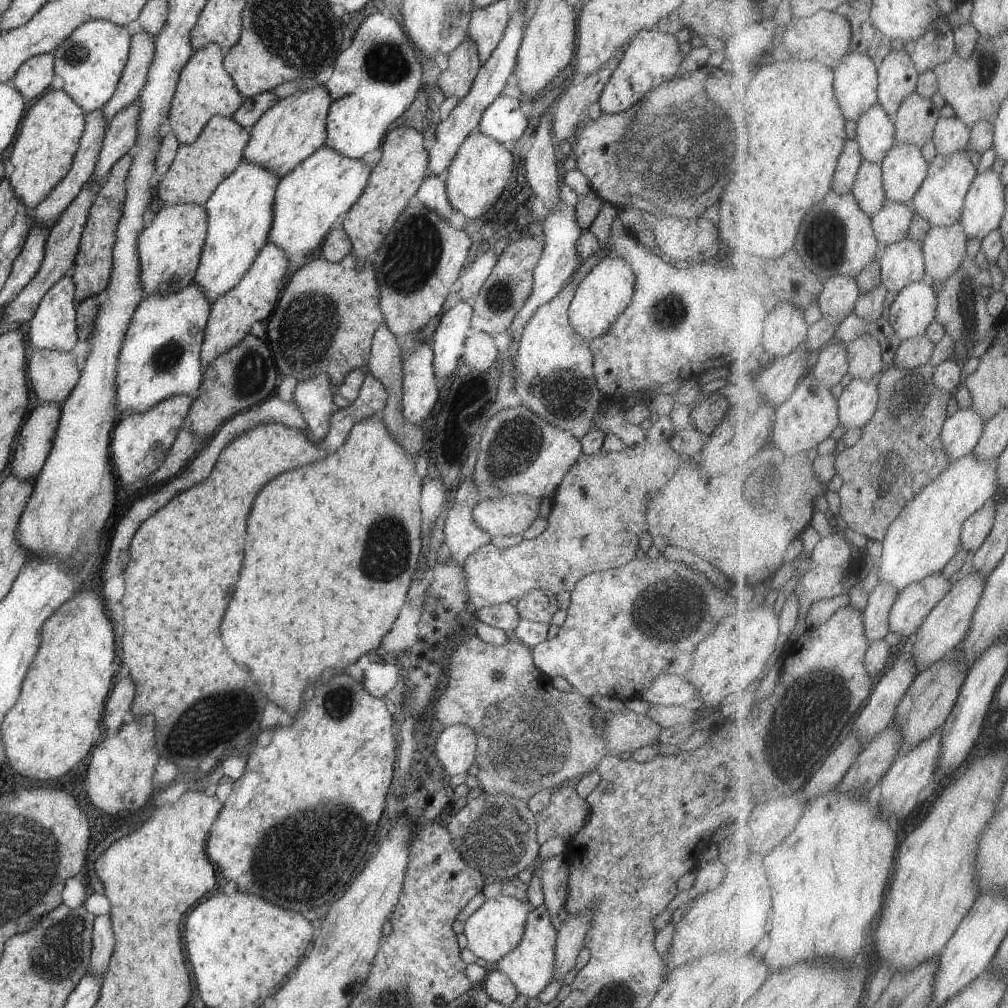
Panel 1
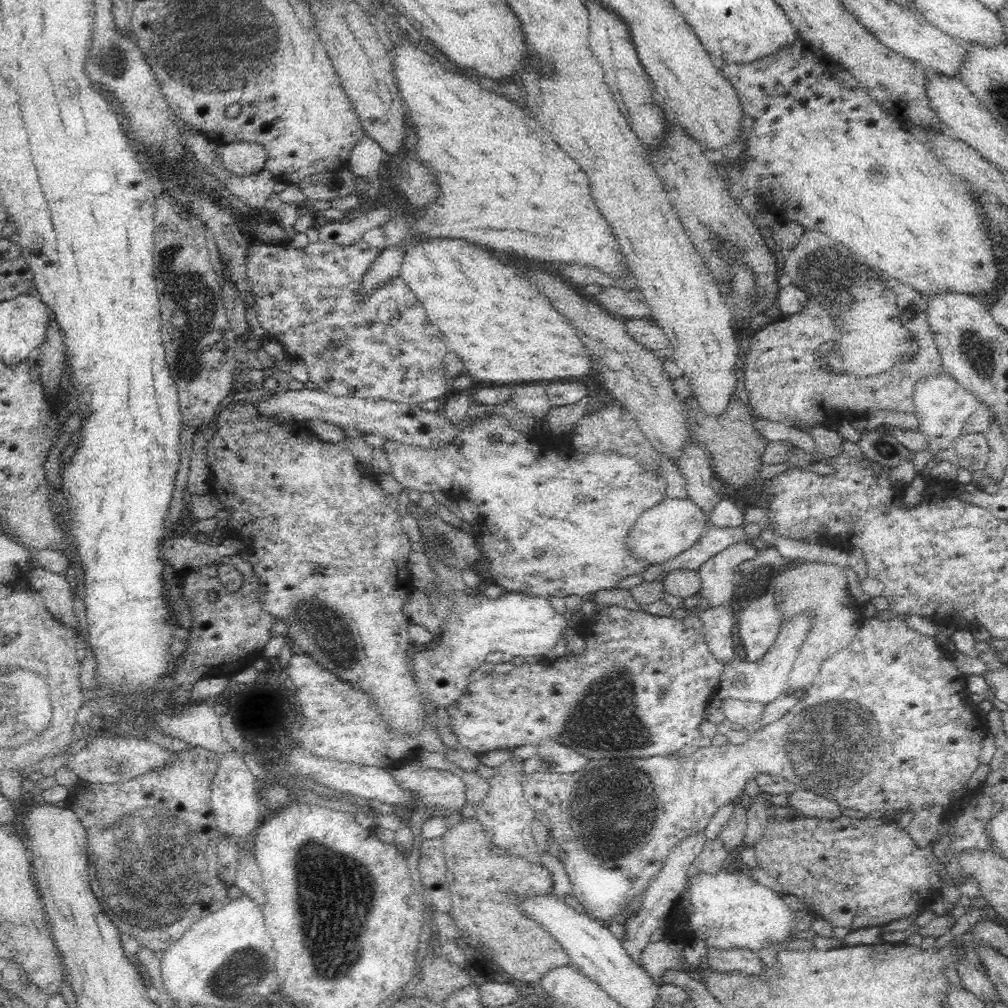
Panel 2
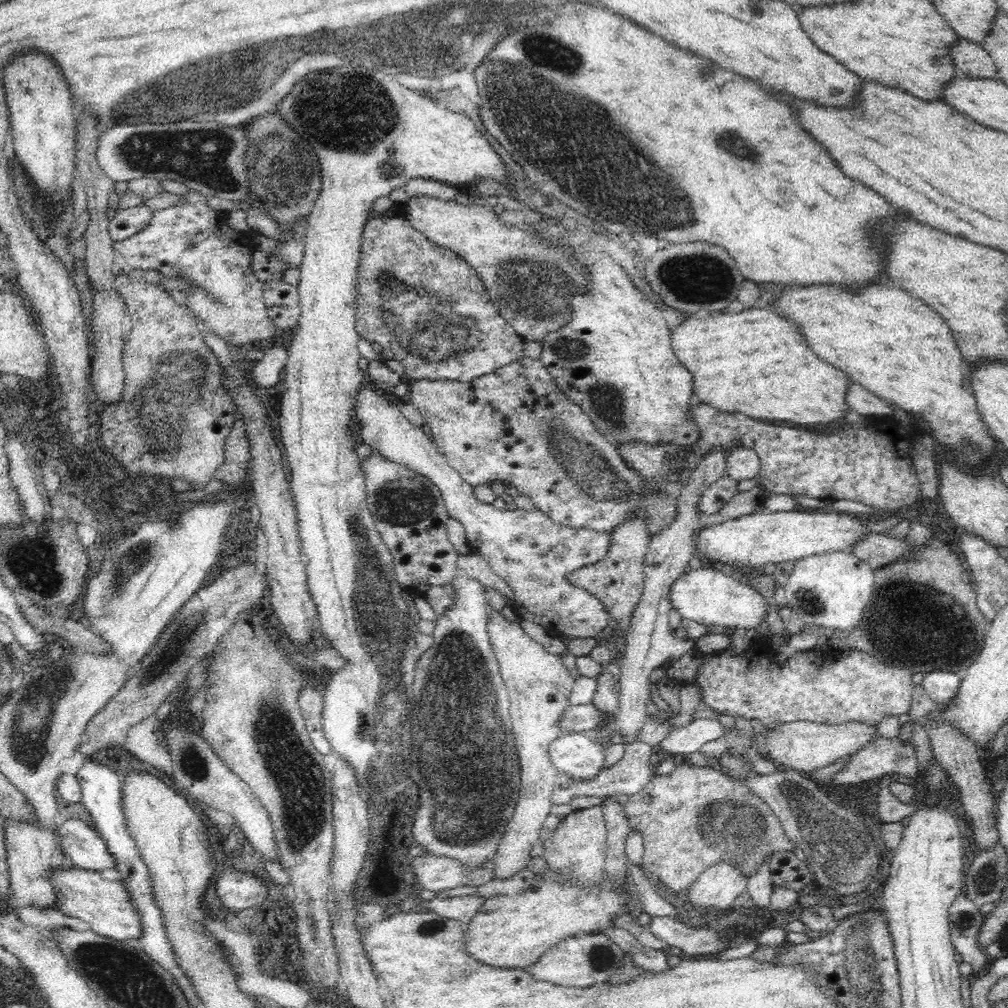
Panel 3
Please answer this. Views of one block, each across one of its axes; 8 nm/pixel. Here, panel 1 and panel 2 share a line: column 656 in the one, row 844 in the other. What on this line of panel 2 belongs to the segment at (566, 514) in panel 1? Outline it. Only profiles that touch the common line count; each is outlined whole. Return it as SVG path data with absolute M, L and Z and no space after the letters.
M475 816L460 820L460 822L453 826L451 830L447 830L442 838L444 839L443 847L445 852L446 868L447 870L452 871L453 879L456 880L456 882L452 884L452 916L454 916L454 920L458 928L464 932L468 940L480 942L482 946L488 947L488 949L492 950L492 959L494 959L497 966L502 968L504 972L510 976L510 978L514 978L514 980L518 980L524 984L540 980L544 974L548 974L550 970L555 969L556 967L568 965L569 956L561 947L561 944L556 942L556 940L554 940L554 938L552 938L546 930L544 930L543 926L540 926L536 921L531 920L531 918L529 918L529 916L527 916L527 914L525 914L525 912L521 909L521 902L524 901L526 897L553 893L553 880L551 879L550 870L548 870L548 868L543 864L542 866L538 866L538 864L530 864L529 860L526 860L523 856L514 856L506 849L496 846L490 839L488 839L488 833L486 833L484 828L482 828L482 825L476 821Z

